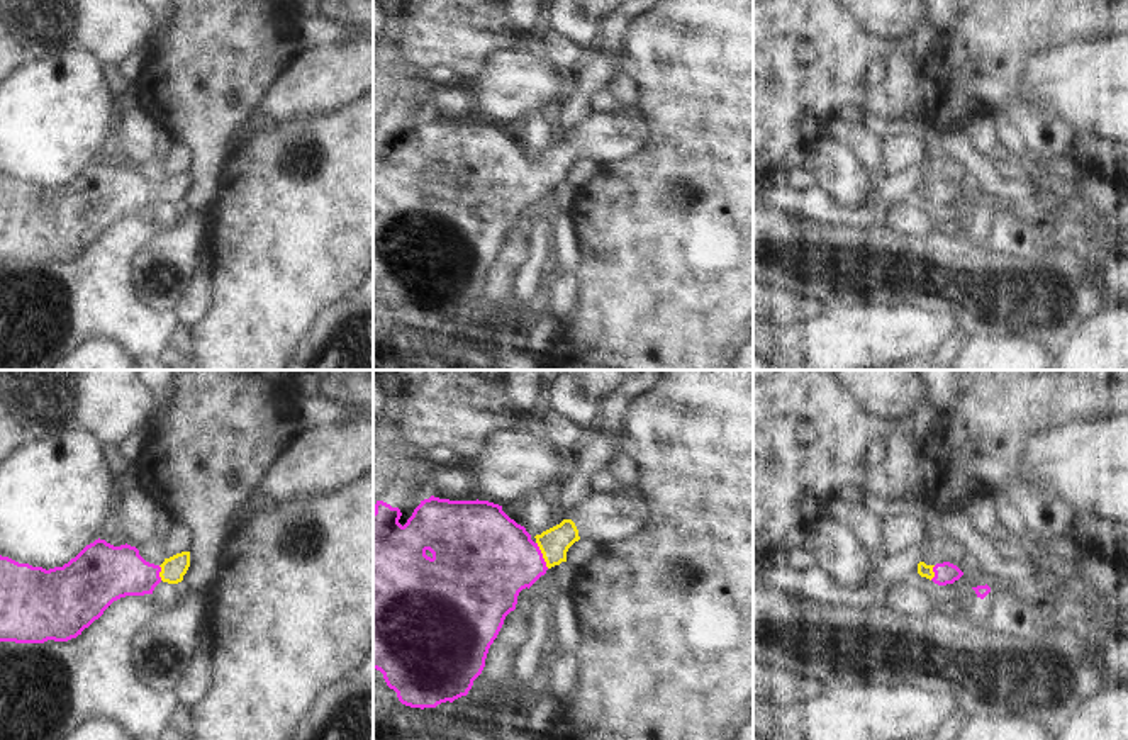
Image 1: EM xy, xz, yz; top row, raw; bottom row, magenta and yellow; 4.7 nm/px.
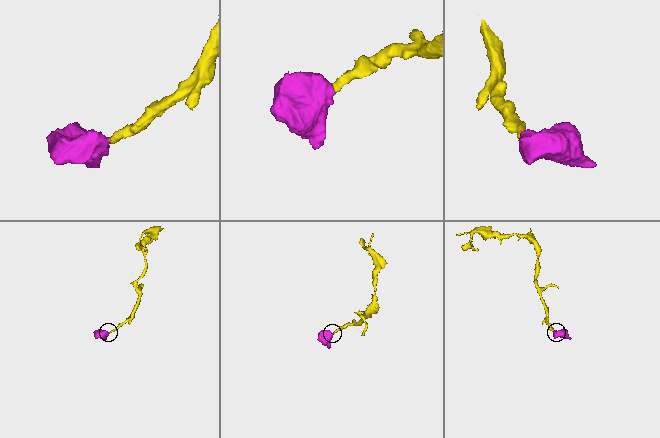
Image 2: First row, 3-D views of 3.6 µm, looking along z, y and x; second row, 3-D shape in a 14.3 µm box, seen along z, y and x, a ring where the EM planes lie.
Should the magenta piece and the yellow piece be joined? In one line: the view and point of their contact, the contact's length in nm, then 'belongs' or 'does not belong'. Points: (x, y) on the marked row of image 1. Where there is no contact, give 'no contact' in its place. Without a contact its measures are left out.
meets magenta in xz at (541, 555); contact 140 nm long; belongs

